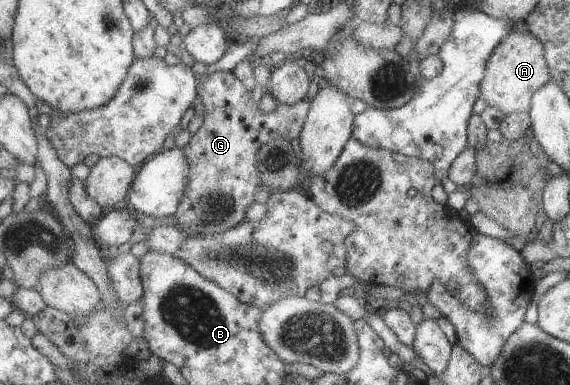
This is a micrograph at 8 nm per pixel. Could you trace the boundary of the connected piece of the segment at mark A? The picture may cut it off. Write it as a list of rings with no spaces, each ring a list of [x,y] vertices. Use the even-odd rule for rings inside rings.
[[[528,31],[507,34],[491,52],[485,66],[485,75],[481,80],[480,97],[489,107],[496,107],[503,113],[528,113],[533,92],[551,82],[541,42]]]

